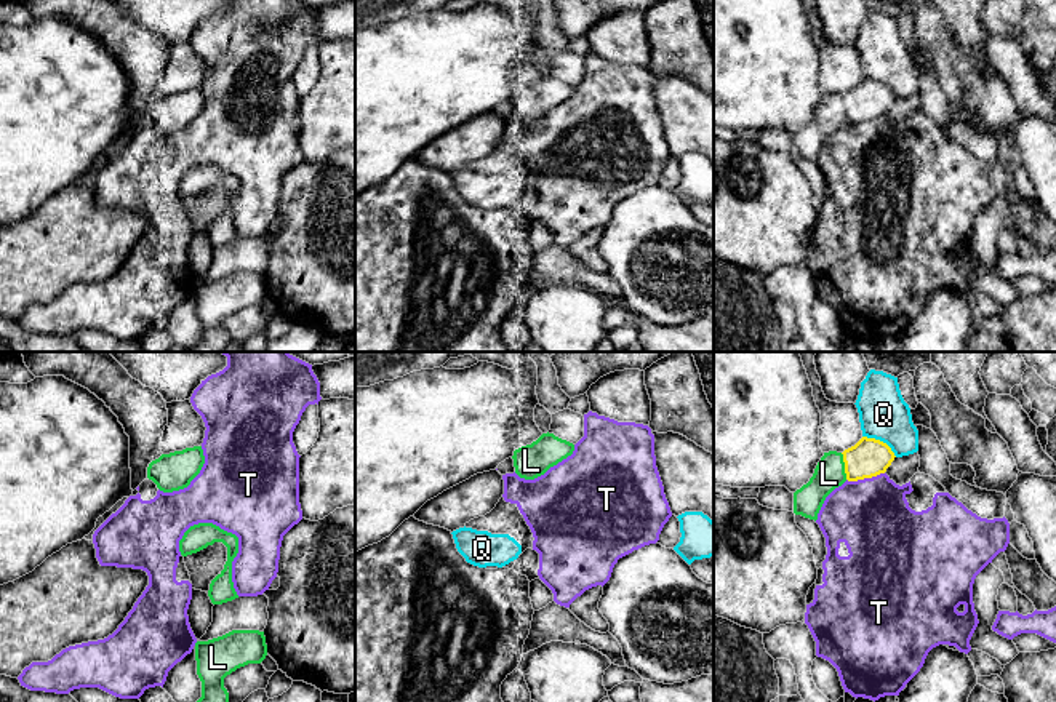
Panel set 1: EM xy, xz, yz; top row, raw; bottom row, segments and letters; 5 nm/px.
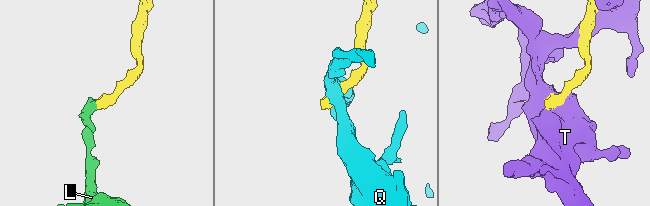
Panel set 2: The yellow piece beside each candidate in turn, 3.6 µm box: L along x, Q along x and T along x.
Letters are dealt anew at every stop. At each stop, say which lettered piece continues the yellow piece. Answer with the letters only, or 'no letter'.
no letter

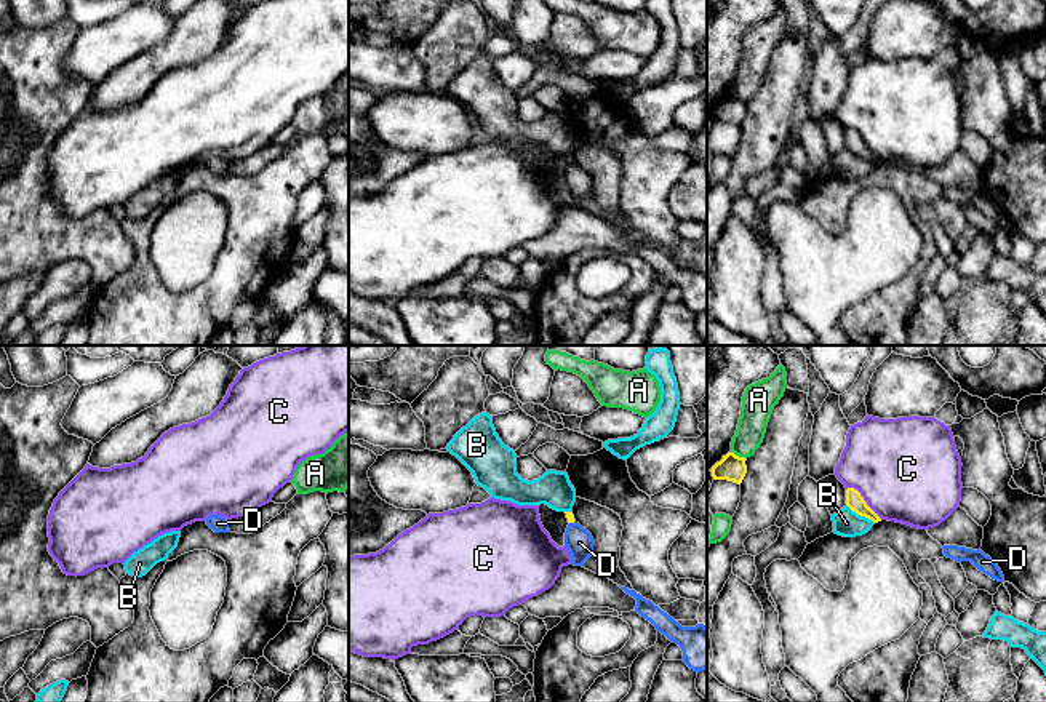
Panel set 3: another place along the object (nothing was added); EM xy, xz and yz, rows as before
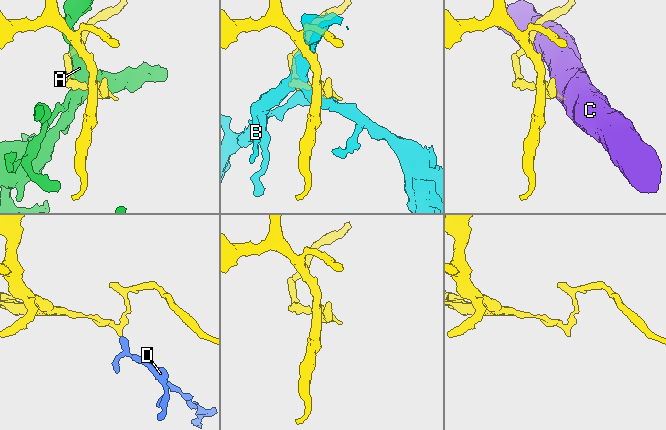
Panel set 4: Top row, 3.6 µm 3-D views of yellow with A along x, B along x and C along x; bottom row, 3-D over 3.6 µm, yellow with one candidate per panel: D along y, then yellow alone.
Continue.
D

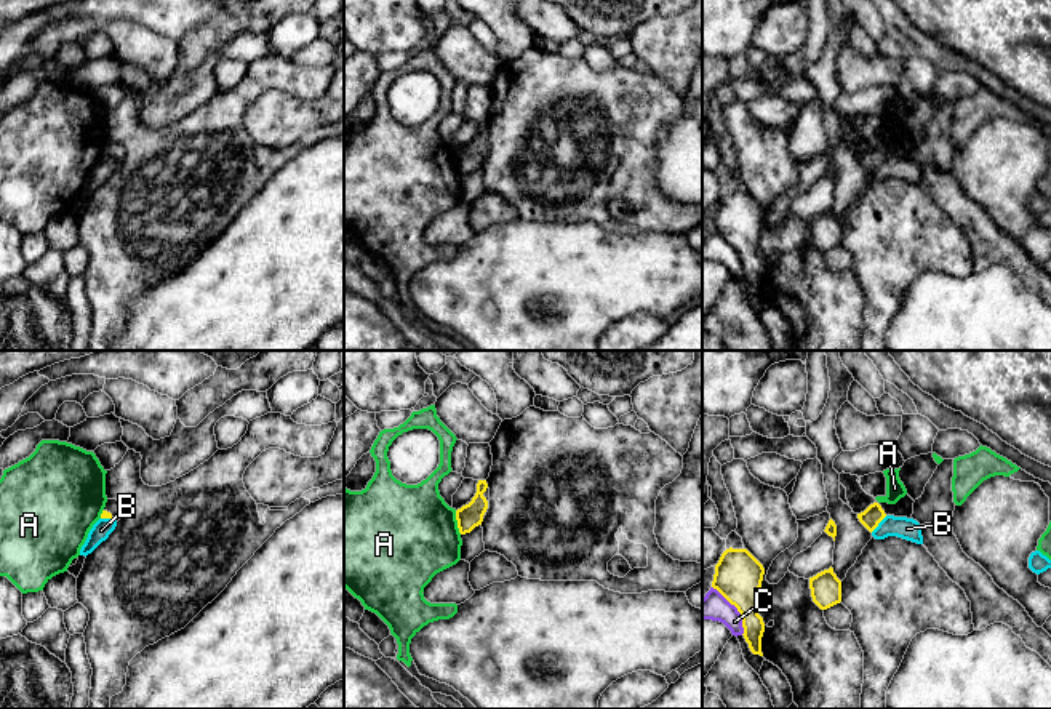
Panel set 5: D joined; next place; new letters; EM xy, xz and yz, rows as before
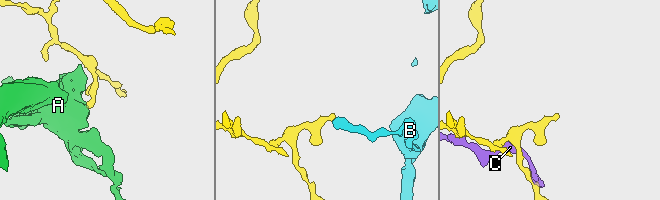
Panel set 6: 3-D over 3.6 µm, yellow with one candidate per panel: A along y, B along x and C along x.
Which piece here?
no letter

